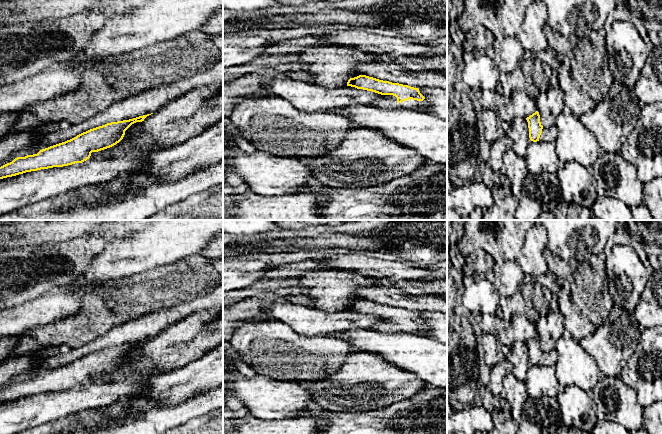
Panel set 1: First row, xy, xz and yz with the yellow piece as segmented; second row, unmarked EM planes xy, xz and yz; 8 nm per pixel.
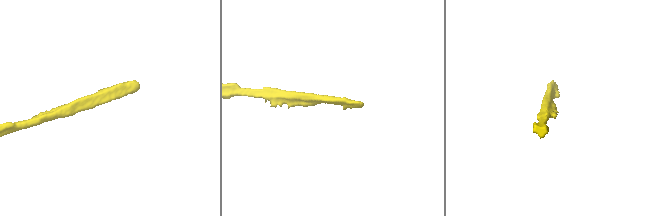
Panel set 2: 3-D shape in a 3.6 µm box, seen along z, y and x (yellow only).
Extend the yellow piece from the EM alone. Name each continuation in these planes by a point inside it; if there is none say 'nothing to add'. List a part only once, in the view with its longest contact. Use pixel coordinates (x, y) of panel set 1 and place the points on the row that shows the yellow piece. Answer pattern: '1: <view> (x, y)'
1: xz (384, 101)

